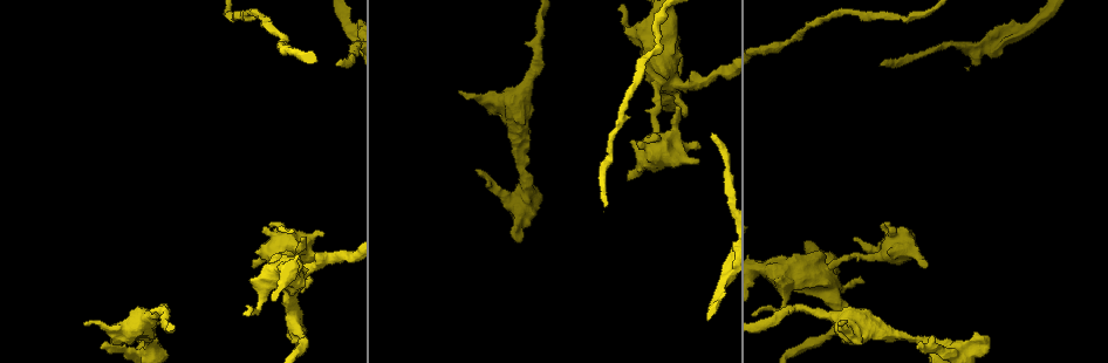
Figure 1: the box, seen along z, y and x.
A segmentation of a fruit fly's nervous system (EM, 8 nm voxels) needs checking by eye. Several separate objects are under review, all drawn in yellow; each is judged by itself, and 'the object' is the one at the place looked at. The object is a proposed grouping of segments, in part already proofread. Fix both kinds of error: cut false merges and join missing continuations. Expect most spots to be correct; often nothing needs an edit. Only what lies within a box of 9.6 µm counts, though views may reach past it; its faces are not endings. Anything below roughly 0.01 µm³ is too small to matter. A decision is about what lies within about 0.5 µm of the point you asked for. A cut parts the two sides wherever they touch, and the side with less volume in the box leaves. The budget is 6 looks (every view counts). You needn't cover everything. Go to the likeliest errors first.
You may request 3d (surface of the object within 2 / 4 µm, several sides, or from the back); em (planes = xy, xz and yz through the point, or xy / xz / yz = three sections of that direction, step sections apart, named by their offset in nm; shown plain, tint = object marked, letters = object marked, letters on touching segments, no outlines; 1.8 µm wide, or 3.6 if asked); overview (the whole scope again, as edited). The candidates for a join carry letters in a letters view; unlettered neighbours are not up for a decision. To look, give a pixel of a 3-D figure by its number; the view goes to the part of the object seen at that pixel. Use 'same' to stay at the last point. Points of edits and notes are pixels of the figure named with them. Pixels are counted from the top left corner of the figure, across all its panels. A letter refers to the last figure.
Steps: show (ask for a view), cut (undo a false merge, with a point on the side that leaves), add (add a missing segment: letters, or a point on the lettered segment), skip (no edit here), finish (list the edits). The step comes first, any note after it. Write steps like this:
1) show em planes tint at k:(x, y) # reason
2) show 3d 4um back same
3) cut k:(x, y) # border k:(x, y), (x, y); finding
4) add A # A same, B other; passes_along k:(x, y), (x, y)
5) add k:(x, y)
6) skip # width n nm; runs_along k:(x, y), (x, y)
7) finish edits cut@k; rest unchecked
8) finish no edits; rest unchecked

show em planes letters at 1:(338, 66) # branch stops here

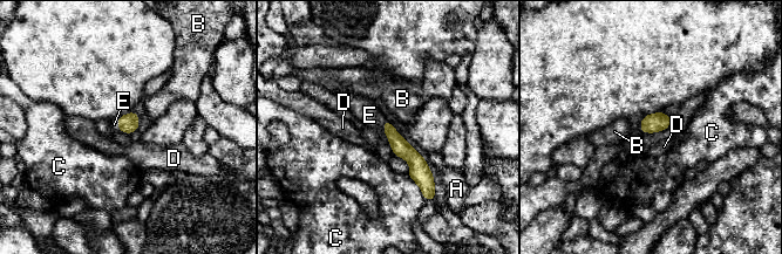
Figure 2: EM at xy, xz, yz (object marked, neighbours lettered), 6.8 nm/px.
add E # longest_contact C 220 nm; A other, B other, C other, D other, E same; passes_along 2:(128, 123), (116, 128), (114, 124); the neuron continues

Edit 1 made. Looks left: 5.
show em xz step 8 letters at 1:(122, 341) # free end

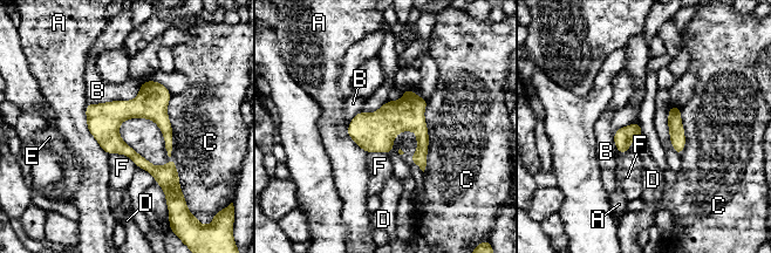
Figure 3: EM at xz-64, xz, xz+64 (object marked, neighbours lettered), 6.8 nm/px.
show em planes letters same # cut it another way

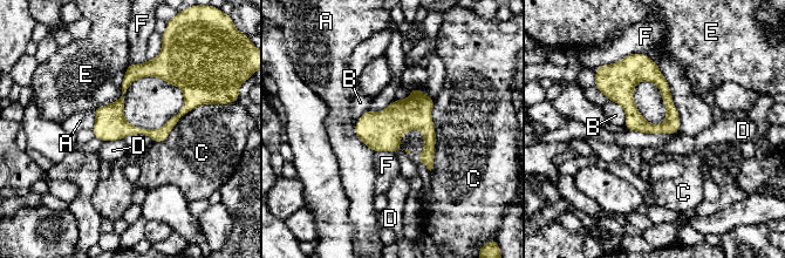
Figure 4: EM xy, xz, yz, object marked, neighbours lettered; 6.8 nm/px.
skip # A other, B other, C other, D other, E other, F other; border 4:(123, 138), (103, 142); none of them fits

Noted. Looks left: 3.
show em planes letters at 1:(308, 281) # free end

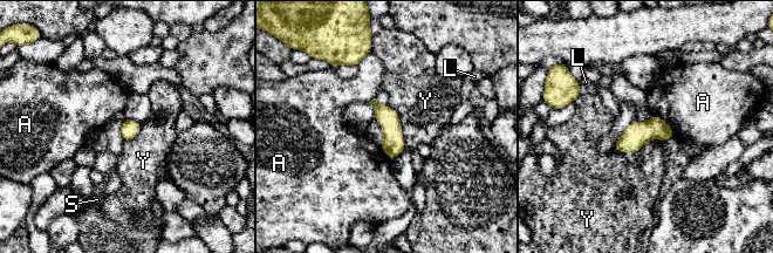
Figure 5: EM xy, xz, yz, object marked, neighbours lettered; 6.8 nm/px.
skip # A other, L other, S other, Y other; border 5:(389, 106), (399, 117), (405, 148); none of them fits

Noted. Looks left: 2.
finish edits add@2; rest unchecked

